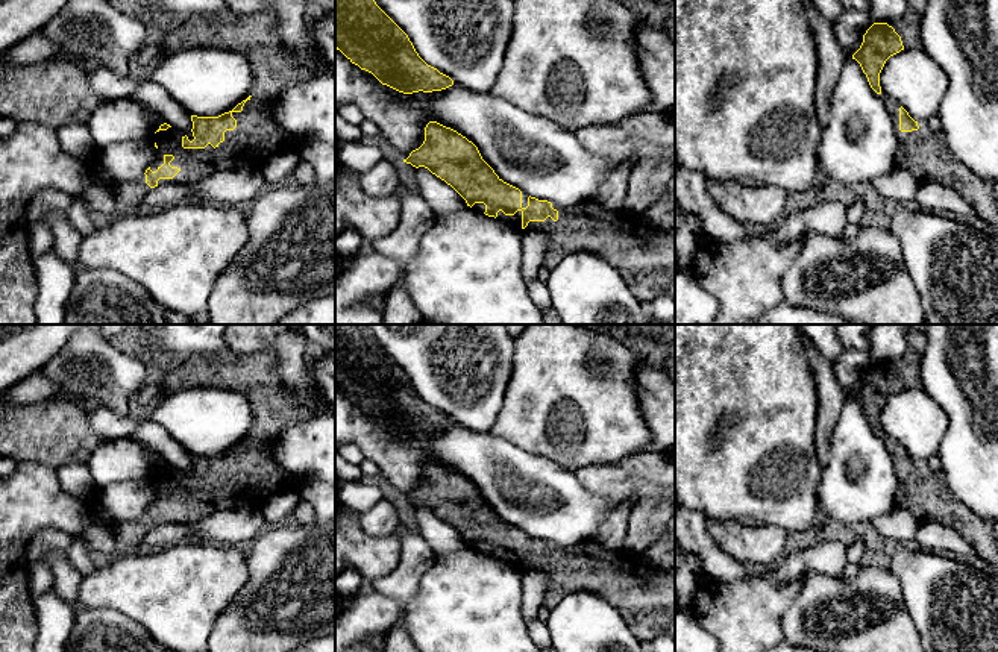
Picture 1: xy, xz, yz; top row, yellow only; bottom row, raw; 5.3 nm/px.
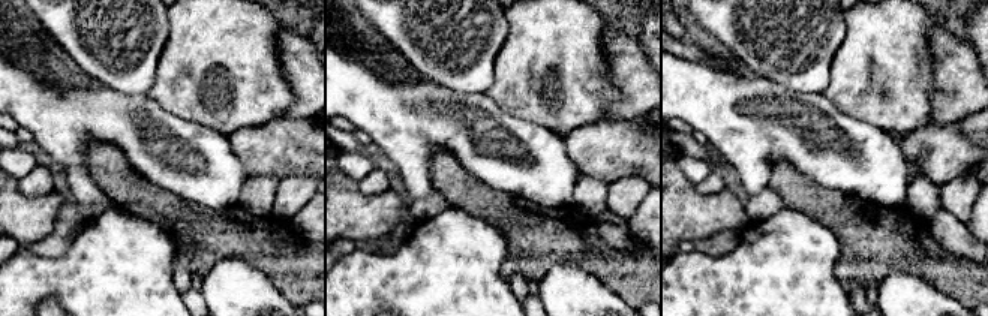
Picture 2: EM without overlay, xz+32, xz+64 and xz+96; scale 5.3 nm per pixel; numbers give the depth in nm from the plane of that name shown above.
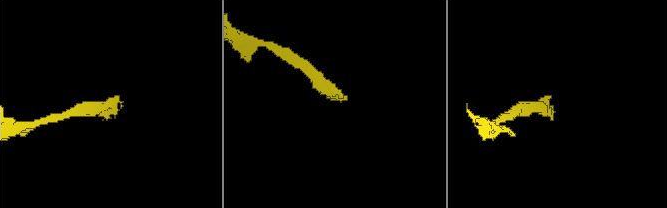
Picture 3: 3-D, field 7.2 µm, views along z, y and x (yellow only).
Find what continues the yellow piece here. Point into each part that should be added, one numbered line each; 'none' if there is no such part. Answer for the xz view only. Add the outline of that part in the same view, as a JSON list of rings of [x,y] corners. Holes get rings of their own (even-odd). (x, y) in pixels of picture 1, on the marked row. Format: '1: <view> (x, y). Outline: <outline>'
1: xz (645, 258). Outline: [[[593,199],[575,206],[558,206],[552,203],[552,208],[558,211],[557,221],[548,217],[545,221],[529,221],[525,229],[522,227],[522,211],[517,211],[514,215],[505,215],[499,211],[496,218],[519,232],[534,230],[545,234],[549,238],[549,244],[541,265],[548,270],[554,270],[570,253],[590,252],[611,264],[643,303],[651,305],[660,294],[669,294],[675,300],[675,232],[657,232],[640,224],[629,227],[625,223],[625,215],[622,212],[608,211]]]

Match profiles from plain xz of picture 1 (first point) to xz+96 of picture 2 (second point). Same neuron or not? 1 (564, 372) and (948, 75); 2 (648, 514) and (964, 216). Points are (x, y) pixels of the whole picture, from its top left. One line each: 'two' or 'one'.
1: two
2: one

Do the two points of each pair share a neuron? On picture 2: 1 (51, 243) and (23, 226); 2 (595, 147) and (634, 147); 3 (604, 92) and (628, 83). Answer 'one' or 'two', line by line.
1: two
2: one
3: two

